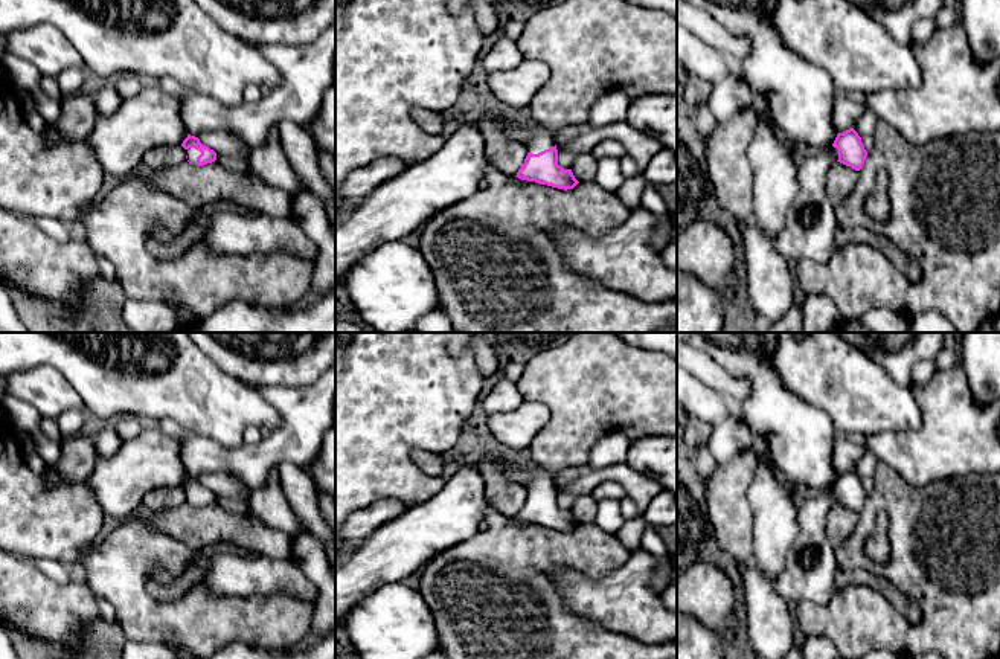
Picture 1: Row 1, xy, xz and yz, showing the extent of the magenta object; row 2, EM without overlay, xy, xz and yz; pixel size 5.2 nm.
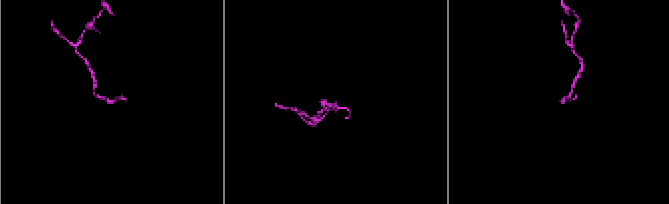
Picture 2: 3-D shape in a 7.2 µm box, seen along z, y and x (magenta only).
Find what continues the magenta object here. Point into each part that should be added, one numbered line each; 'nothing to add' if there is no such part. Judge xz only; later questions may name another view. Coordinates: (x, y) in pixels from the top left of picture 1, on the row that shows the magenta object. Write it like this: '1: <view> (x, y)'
1: xz (535, 141)

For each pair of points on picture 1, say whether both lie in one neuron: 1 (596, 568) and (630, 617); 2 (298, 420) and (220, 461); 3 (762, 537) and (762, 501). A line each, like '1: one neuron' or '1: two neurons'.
1: two neurons
2: one neuron
3: one neuron

